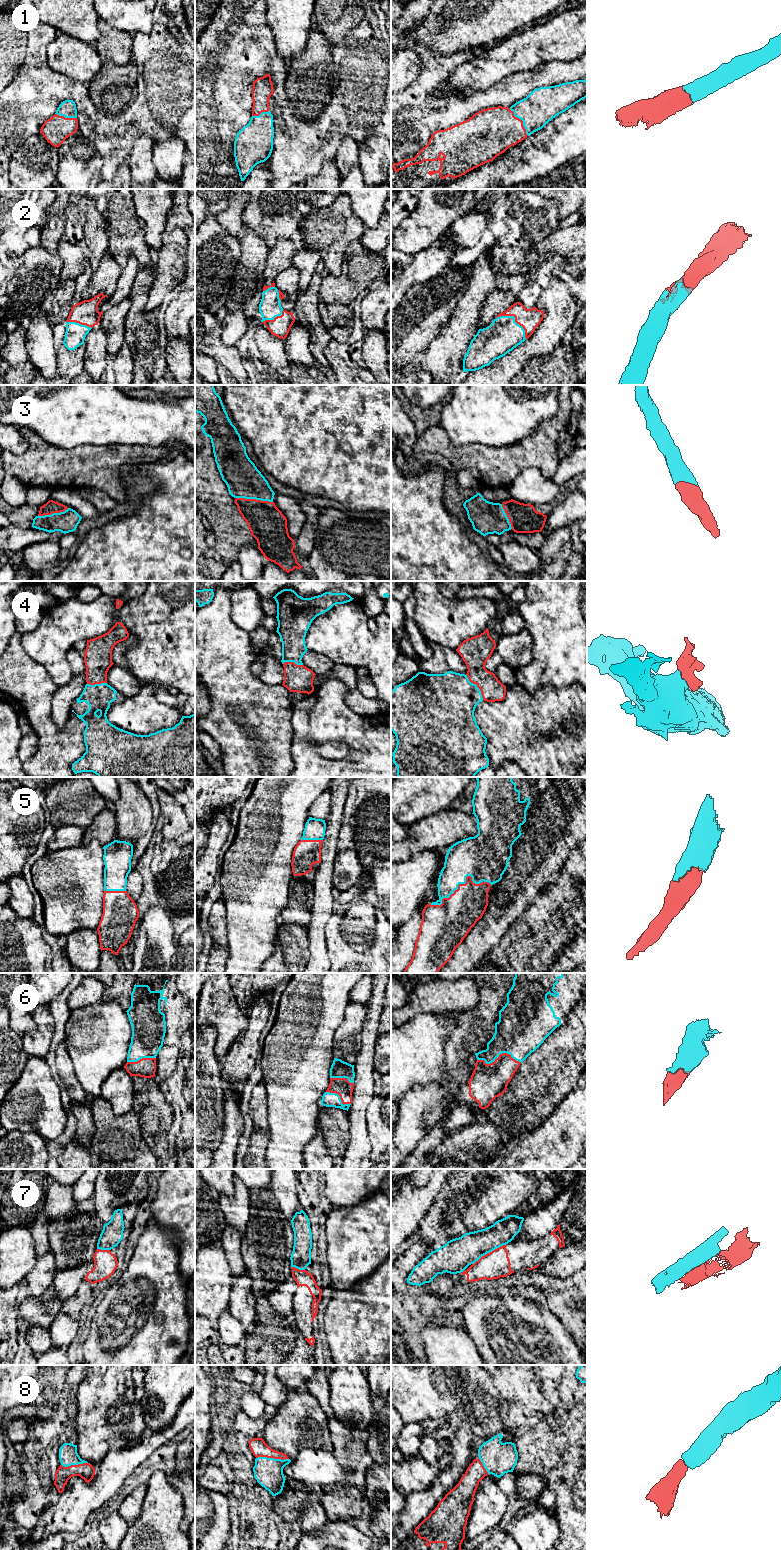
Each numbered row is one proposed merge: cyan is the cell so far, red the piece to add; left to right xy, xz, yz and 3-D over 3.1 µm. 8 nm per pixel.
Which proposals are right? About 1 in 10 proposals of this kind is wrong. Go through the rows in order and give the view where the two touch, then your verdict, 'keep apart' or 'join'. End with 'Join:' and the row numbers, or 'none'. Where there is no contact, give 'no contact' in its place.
1: yz | join
2: yz | join
3: xz | join
4: yz | join
5: yz | join
6: yz | join
7: yz | keep apart
8: xz | join
Join: 1, 2, 3, 4, 5, 6, 8

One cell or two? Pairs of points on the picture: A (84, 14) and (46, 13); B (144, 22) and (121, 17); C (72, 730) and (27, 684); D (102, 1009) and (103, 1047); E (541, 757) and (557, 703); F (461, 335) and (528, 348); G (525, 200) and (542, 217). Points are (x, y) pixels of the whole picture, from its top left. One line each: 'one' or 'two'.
A: one
B: one
C: one
D: one
E: one
F: two
G: one

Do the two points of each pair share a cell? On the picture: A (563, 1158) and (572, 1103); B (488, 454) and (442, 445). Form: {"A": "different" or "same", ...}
{"A": "same", "B": "same"}

